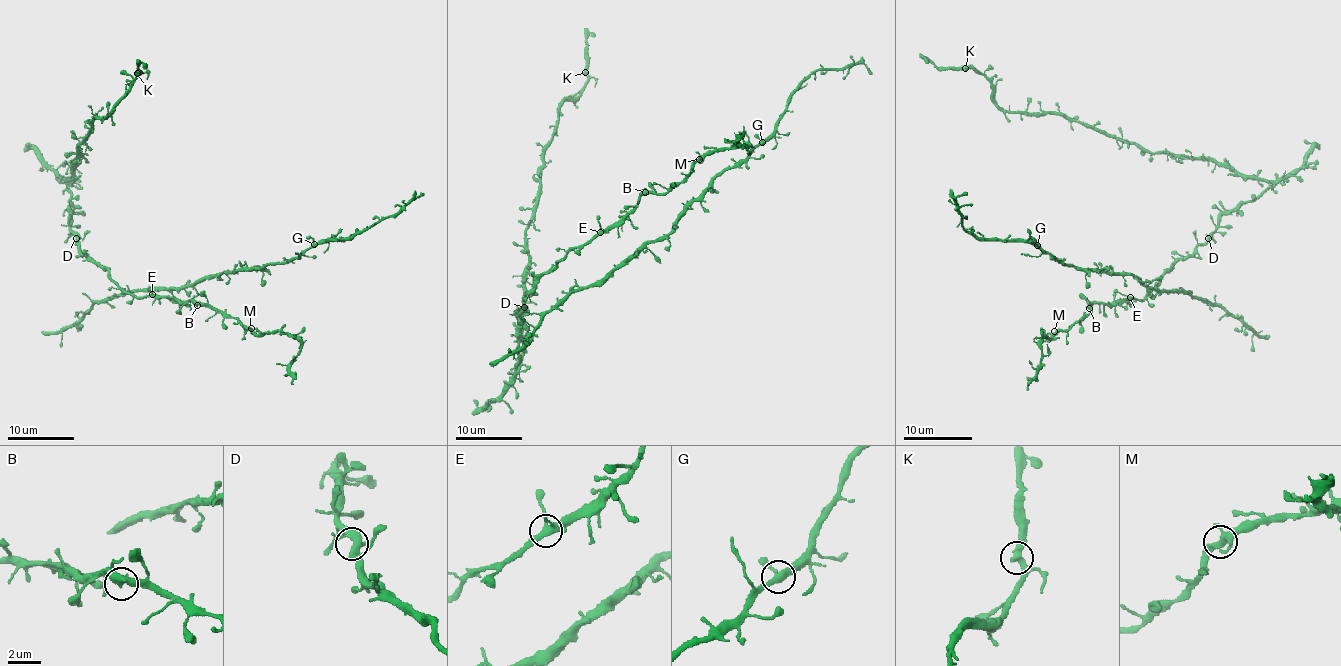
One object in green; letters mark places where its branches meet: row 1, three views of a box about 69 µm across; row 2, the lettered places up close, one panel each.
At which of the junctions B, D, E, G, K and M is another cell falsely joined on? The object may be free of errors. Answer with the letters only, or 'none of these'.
none of these

